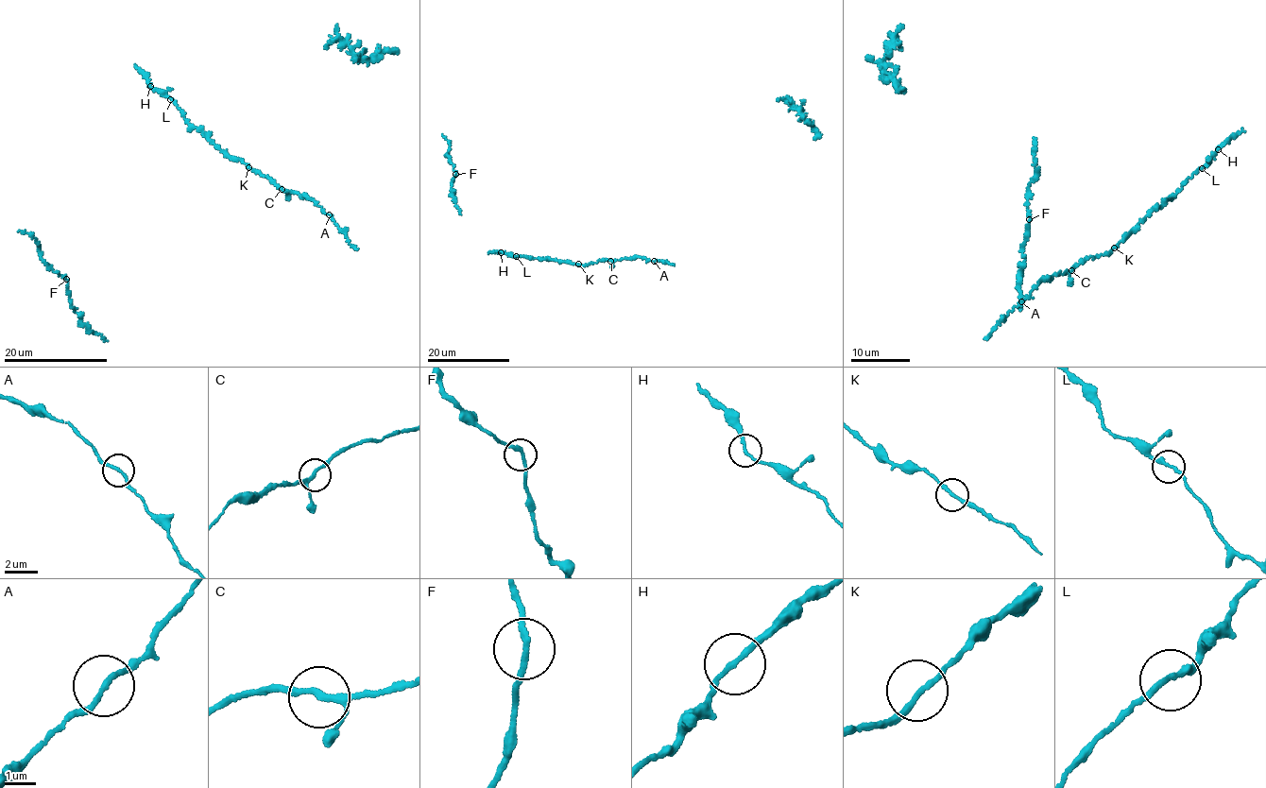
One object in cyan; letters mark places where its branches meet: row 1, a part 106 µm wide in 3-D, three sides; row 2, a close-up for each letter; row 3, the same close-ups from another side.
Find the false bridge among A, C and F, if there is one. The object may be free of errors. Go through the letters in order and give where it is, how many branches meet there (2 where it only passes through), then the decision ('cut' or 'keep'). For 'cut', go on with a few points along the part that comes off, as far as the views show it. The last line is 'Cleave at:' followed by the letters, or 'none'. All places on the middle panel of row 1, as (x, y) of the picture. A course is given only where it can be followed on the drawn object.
A: place (654, 261); branches 2; keep
C: place (610, 261); branches 3; keep
F: place (455, 174); branches 2; keep
Cleave at: none

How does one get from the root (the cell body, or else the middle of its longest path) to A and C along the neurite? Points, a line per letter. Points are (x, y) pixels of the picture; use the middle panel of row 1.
A: (623, 260), (639, 256), (653, 261)
C: (623, 260), (611, 261)

